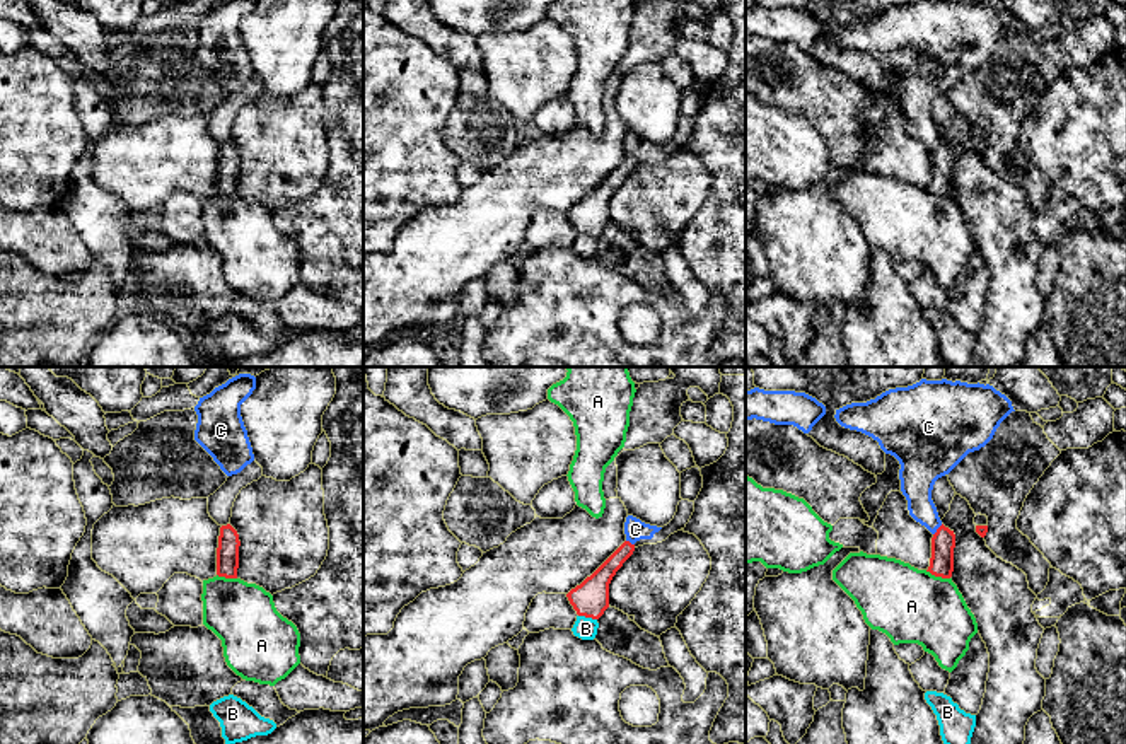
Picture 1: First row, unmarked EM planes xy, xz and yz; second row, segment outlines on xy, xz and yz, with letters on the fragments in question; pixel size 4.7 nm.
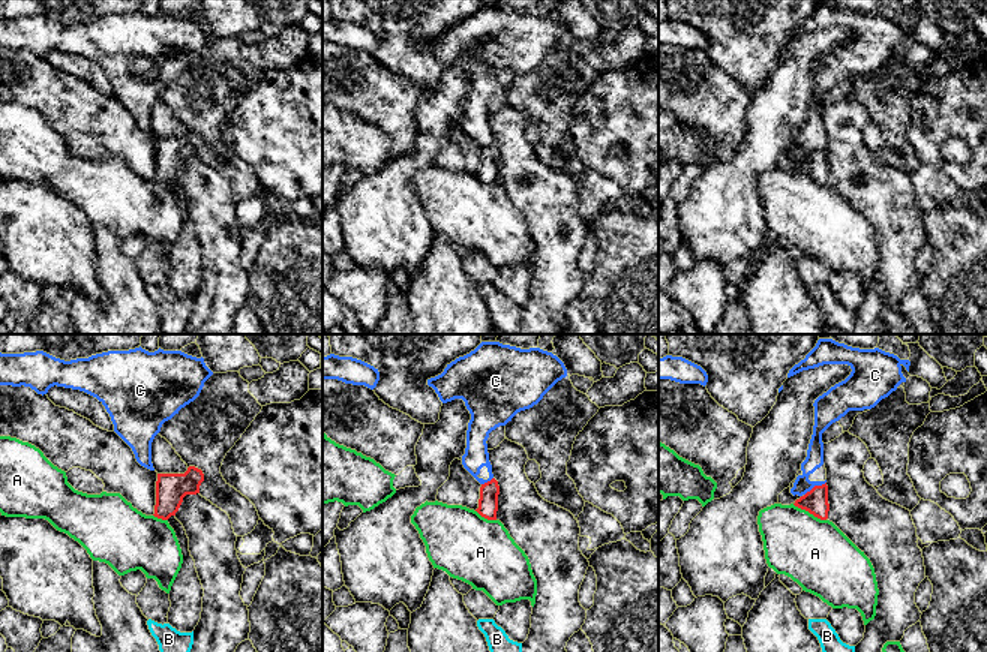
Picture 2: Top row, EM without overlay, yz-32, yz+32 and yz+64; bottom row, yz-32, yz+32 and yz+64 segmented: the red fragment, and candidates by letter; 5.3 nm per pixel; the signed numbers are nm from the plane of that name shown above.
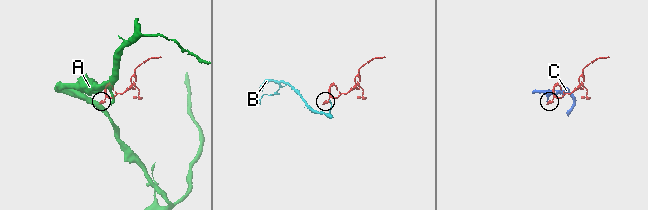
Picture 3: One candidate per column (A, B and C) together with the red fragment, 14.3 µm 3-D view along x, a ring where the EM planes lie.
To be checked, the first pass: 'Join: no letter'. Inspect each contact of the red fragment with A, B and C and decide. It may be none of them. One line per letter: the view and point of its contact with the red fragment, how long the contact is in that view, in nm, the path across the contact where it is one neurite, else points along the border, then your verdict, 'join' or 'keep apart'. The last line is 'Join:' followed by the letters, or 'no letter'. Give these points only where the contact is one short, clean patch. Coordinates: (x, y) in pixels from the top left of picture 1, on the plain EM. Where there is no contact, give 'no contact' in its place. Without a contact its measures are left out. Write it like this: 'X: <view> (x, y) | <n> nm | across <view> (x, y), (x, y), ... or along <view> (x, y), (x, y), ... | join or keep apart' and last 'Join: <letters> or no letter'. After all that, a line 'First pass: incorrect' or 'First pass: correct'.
A: yz (937, 193) | 130 nm | along yz (925, 188), (949, 197) | keep apart
B: xz (587, 234) | 90 nm | along xz (579, 232), (596, 238) | keep apart
C: yz (937, 147) | 70 nm | across yz (944, 157), (937, 147), (920, 123), (917, 99) | join
Join: C
First pass: incorrect

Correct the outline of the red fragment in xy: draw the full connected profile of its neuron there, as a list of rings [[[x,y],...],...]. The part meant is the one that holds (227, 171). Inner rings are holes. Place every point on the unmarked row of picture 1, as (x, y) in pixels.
[[[227,142],[220,145],[217,166],[217,193],[225,196],[237,196],[239,186],[239,152]]]

